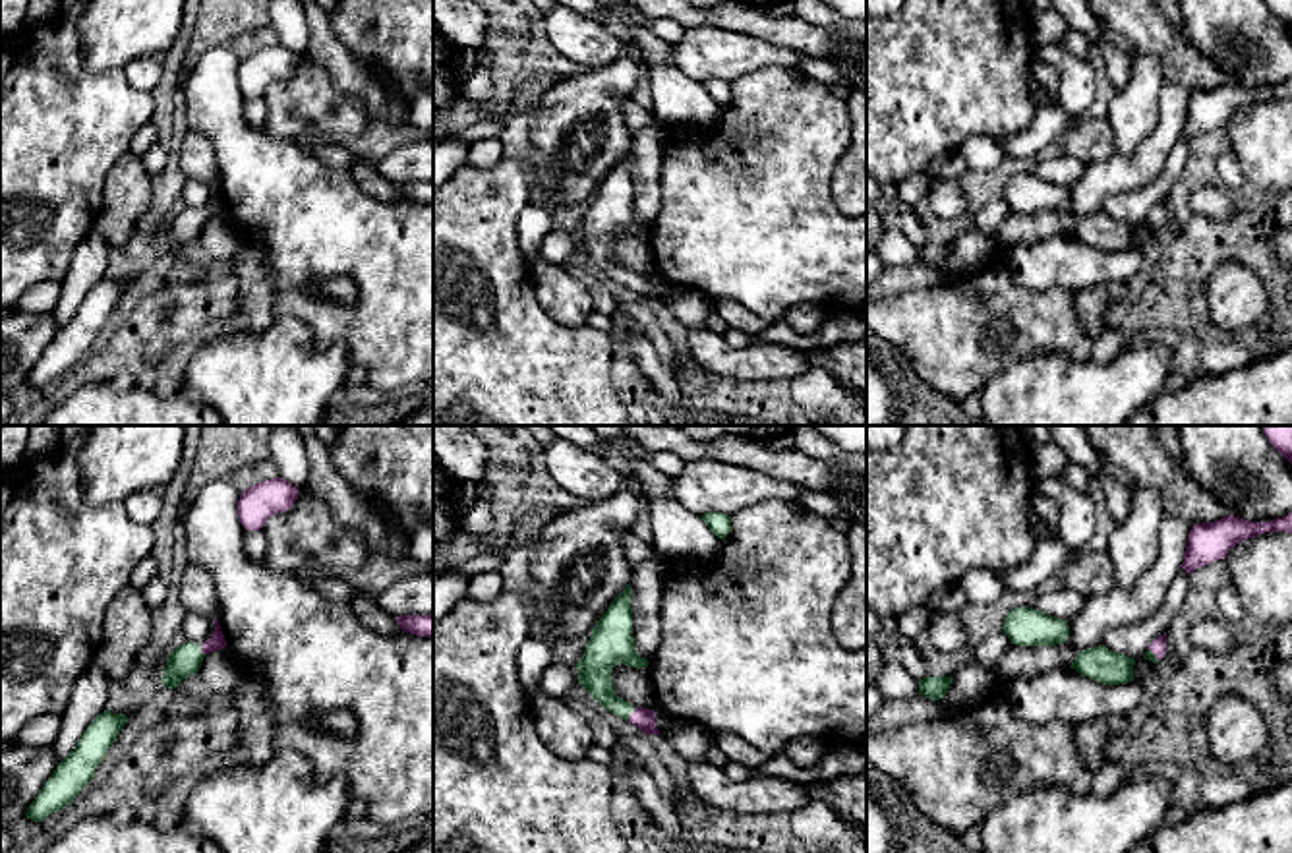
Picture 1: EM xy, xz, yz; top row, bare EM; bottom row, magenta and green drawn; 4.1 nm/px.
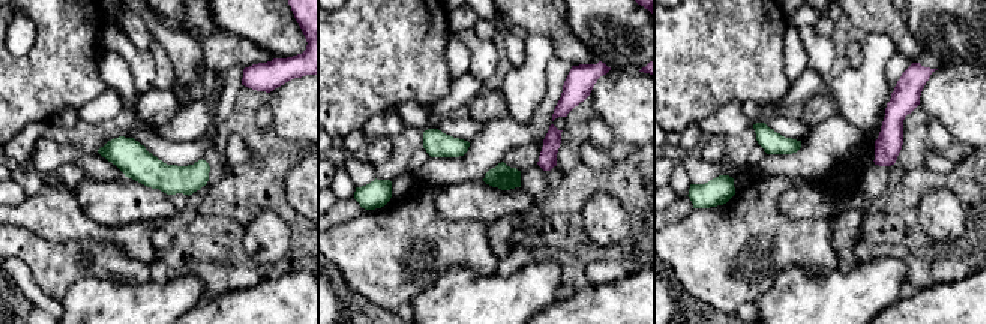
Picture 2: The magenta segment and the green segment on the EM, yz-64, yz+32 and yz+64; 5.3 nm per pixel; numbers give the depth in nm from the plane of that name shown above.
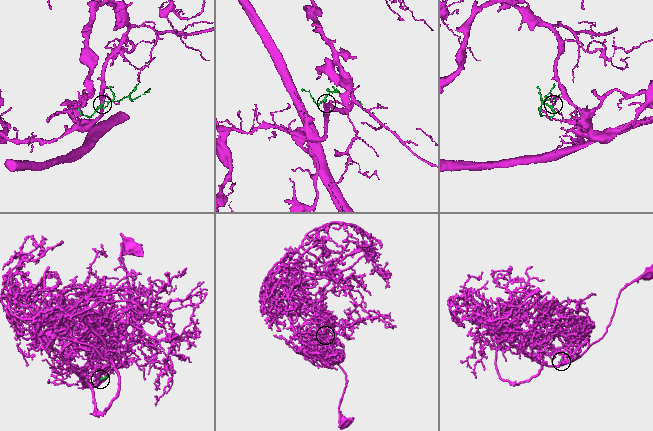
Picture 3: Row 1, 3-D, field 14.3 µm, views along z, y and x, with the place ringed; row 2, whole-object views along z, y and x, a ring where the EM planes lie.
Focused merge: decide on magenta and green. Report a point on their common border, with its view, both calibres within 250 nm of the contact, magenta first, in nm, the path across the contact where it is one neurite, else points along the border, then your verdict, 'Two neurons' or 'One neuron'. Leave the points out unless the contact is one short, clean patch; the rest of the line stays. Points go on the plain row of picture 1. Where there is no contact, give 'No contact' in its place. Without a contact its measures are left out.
Touches magenta at xz (631, 281). Thickness 90 nm (magenta) against 140 nm. Path across: xz (645, 287), (631, 281), (600, 254), (594, 236). One neuron

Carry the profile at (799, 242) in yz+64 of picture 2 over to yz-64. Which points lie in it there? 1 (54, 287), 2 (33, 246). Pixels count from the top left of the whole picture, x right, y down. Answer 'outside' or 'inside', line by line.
1: inside
2: inside

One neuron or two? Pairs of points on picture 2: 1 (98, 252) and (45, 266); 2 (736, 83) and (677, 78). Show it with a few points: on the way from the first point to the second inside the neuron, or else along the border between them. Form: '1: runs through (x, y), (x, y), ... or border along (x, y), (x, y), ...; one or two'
1: runs through (84, 258), (59, 264); one
2: runs through (721, 78), (692, 78); one

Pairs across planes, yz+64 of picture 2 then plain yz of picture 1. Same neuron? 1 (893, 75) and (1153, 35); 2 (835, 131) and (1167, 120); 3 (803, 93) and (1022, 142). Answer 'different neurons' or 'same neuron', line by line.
1: different neurons
2: same neuron
3: same neuron

